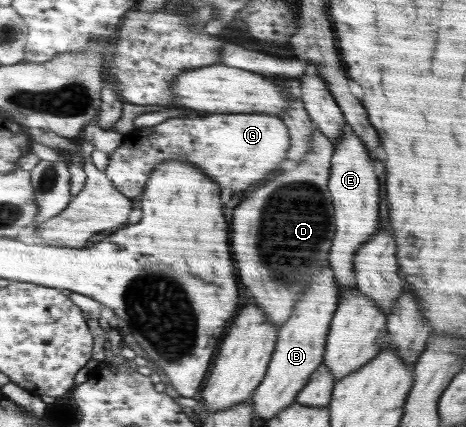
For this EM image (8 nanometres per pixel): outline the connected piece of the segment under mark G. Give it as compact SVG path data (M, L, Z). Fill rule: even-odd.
M268 114L174 117L156 126L134 128L126 133L123 143L110 154L110 162L103 172L123 196L133 200L140 197L158 164L166 160L184 160L212 178L218 188L230 188L234 194L250 191L277 174L278 164L287 159L290 145L288 128L282 119Z

